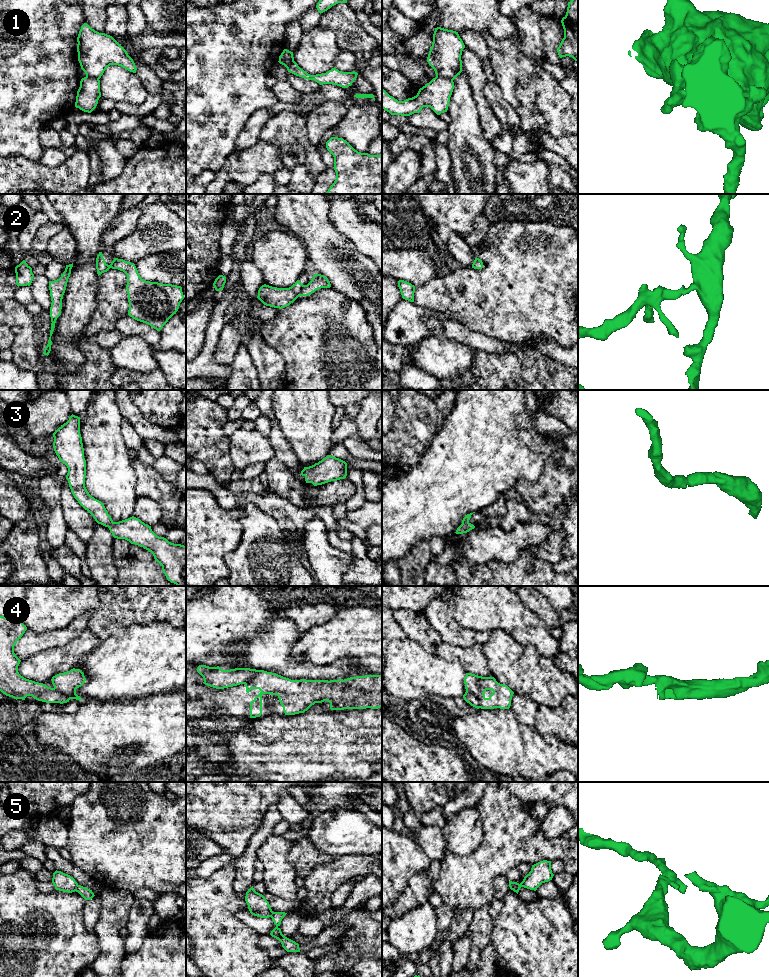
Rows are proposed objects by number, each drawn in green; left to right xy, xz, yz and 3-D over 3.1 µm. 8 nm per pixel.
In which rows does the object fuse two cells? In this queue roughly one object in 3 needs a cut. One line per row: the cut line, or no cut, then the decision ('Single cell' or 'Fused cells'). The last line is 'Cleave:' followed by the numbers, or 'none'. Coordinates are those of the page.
1: Split along yz (436, 75), (449, 77), (452, 80). Fused cells
2: No split. Single cell
3: No split. Single cell
4: Split along yz (466, 691), (477, 698), (480, 707). Fused cells
5: Split along xy (78, 885), (75, 890). Fused cells
Cleave: 1, 4, 5

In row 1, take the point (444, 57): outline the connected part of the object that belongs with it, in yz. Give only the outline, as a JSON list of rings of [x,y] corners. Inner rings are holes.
[[[435,28],[427,62],[436,76],[454,80],[462,72],[461,55],[465,45],[458,32]]]

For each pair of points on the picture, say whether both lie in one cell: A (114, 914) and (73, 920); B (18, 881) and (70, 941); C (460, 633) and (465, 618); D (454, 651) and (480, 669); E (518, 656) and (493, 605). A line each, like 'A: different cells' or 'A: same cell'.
A: different cells
B: same cell
C: different cells
D: same cell
E: different cells

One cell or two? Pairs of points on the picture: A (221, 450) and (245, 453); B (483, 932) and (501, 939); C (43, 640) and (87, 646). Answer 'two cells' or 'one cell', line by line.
A: two cells
B: two cells
C: two cells

